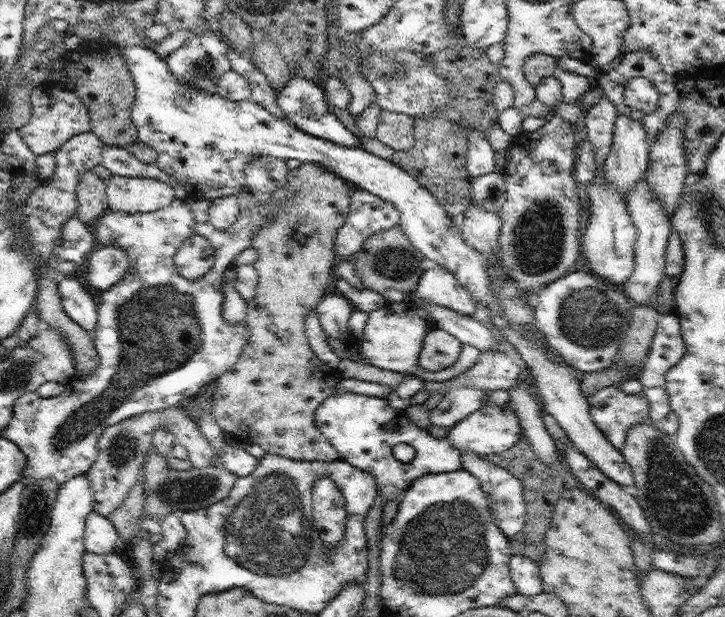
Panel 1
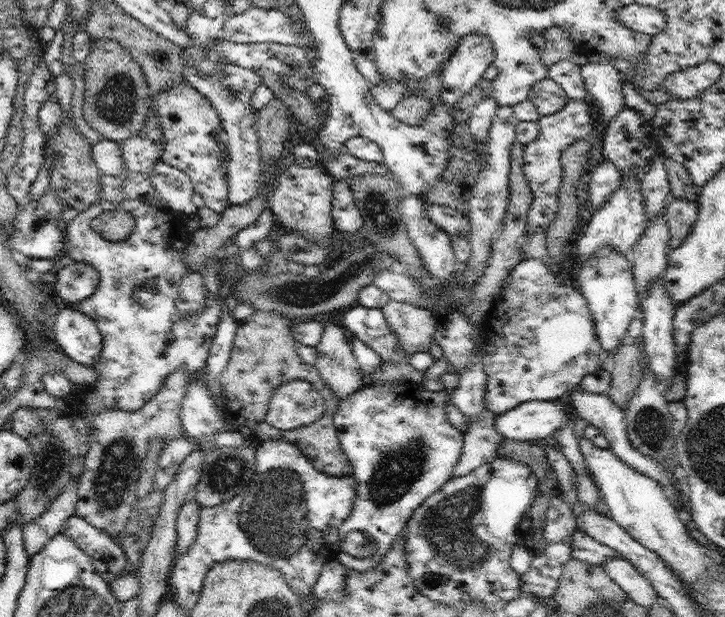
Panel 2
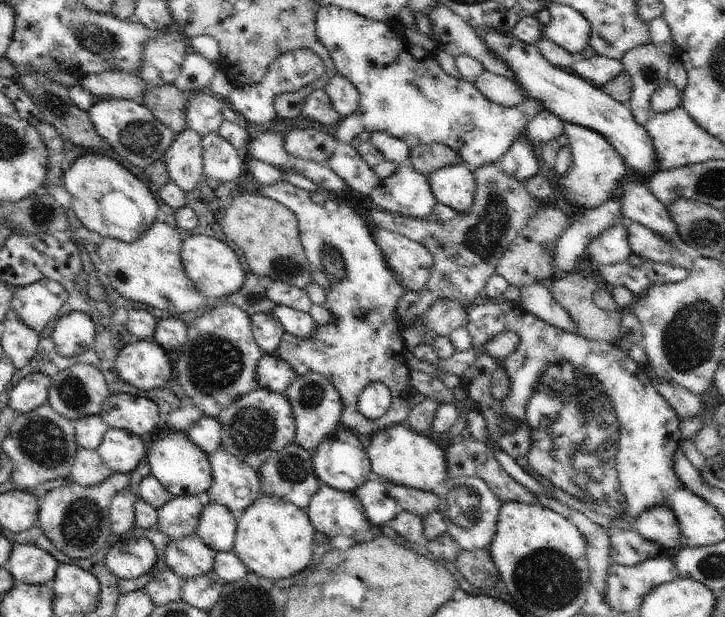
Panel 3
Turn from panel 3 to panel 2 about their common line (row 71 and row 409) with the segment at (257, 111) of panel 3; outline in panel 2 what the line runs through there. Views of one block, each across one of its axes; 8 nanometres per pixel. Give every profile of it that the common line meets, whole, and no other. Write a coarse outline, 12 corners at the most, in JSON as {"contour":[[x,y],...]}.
{"contour":[[292,380],[272,392],[265,420],[290,431],[313,424],[324,397]]}

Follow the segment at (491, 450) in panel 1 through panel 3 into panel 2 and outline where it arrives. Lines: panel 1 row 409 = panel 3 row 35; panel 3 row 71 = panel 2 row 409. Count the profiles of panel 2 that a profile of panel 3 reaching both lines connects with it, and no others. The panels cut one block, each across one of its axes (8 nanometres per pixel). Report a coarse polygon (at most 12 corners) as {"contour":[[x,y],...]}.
{"contour":[[562,399],[528,401],[496,416],[504,441],[541,440],[569,418]]}

